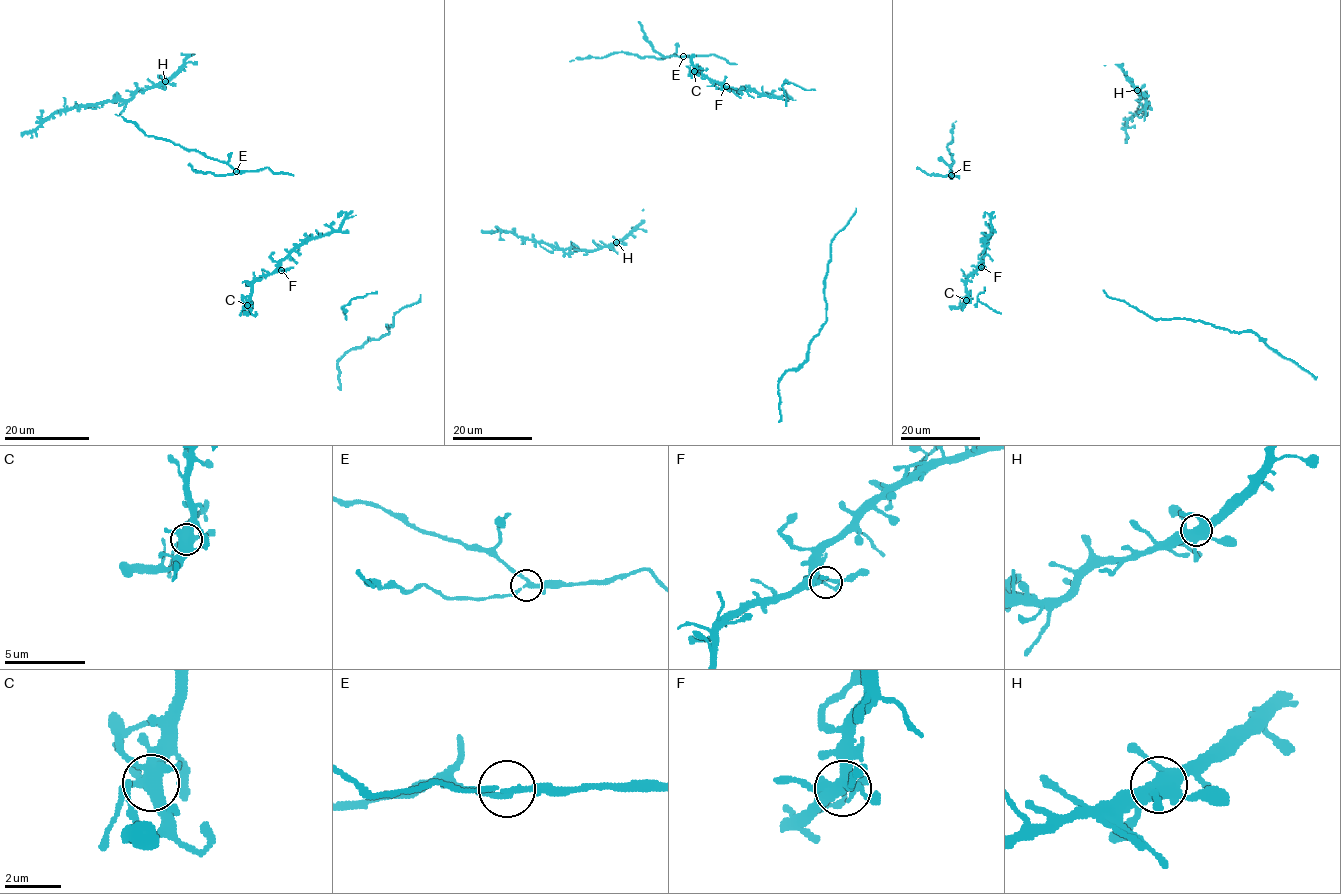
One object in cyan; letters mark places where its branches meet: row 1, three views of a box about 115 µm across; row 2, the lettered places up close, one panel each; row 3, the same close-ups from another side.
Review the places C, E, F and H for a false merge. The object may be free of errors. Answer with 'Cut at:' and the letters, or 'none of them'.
Cut at: none of them

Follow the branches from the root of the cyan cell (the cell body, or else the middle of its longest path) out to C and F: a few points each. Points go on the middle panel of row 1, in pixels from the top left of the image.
C: (757, 97), (760, 96), (752, 91), (729, 90), (694, 71)
F: (757, 97), (760, 96), (752, 91), (729, 90), (726, 86)

